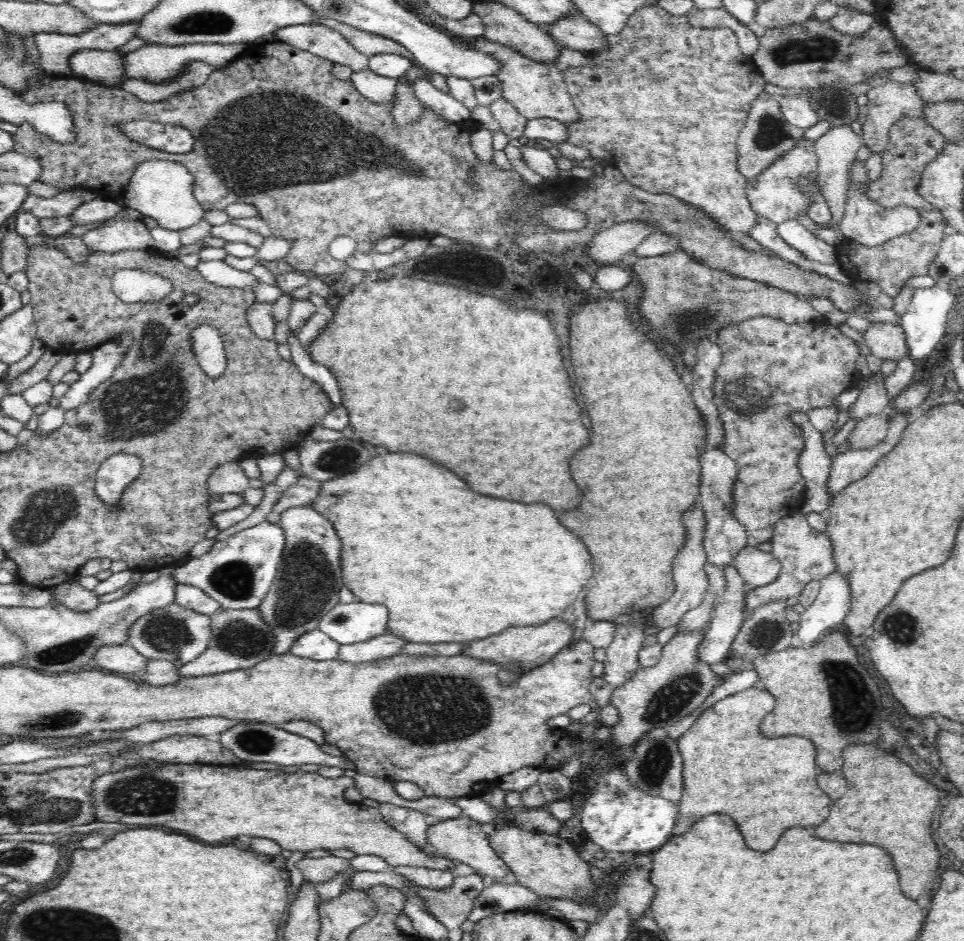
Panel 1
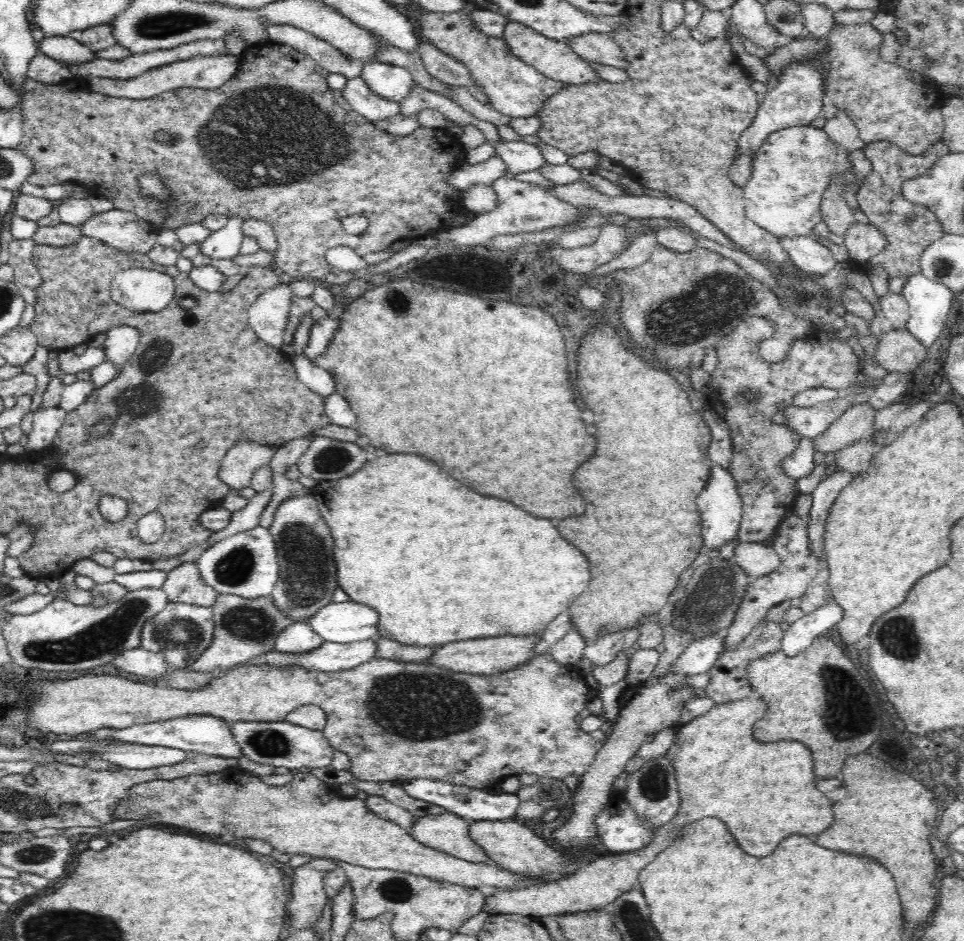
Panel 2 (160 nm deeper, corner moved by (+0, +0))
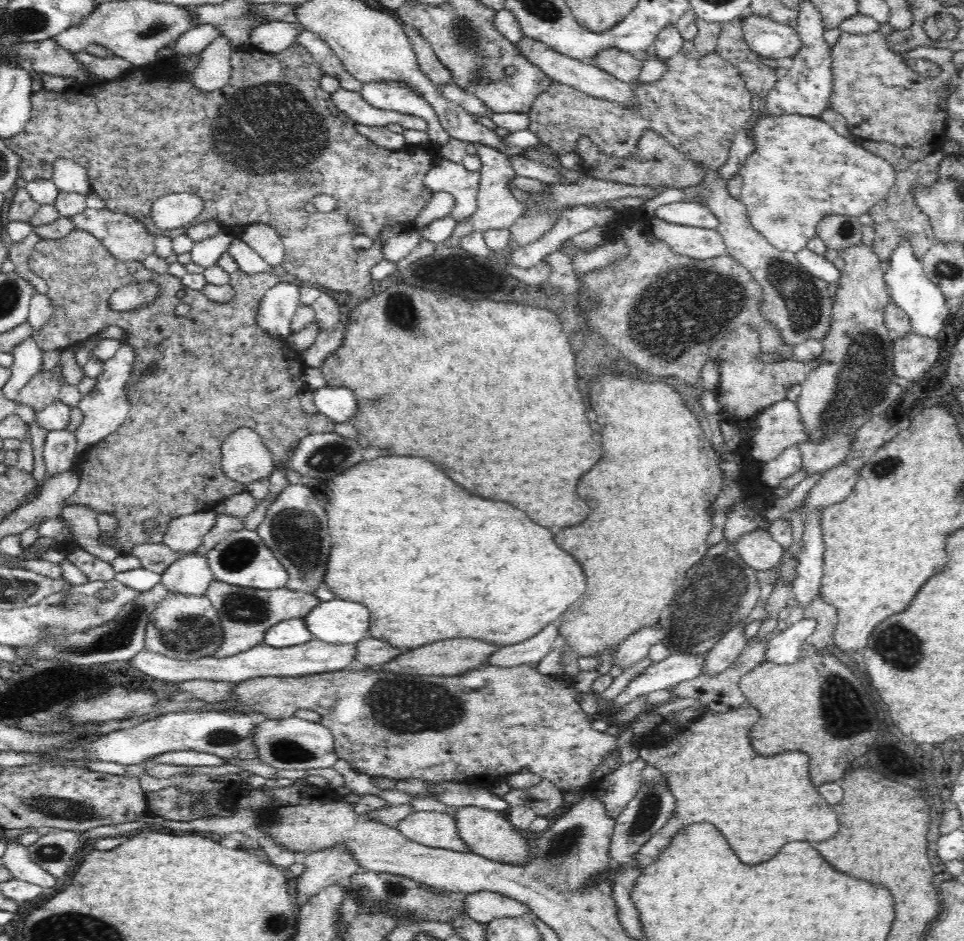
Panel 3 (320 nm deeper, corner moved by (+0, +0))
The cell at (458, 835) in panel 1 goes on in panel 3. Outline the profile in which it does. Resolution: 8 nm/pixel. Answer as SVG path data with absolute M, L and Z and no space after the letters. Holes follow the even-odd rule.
M414 812L398 822L398 831L409 840L431 848L466 852L452 812Z

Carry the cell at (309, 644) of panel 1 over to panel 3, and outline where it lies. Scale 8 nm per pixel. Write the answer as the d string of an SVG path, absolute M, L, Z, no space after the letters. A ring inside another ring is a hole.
M291 618L274 624L264 635L264 643L272 648L293 647L313 639L303 618Z

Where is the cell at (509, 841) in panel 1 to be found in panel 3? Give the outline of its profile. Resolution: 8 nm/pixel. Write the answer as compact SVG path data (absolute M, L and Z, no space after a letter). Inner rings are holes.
M464 806L453 809L451 812L456 819L460 839L464 841L467 850L471 853L513 865L523 865L529 861L530 844L528 844L526 838L522 838L522 834L516 831L516 828L510 825L506 814L491 812L486 808L476 806Z

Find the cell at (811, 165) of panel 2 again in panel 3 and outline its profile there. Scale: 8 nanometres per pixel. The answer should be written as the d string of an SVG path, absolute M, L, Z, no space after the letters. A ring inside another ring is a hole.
M798 114L778 115L760 115L758 122L754 124L754 128L749 131L749 135L754 139L756 148L752 154L748 155L746 164L739 170L739 175L742 177L743 187L741 190L741 201L747 210L747 215L752 226L770 243L774 245L780 252L791 252L798 254L802 248L806 247L808 240L817 236L817 226L820 220L830 216L830 214L839 214L840 216L848 215L858 217L860 214L868 213L868 210L879 203L880 200L888 198L888 192L896 182L896 171L894 167L878 155L868 151L862 147L860 142L852 141L842 133L836 131L830 124L823 122L820 117L802 116Z

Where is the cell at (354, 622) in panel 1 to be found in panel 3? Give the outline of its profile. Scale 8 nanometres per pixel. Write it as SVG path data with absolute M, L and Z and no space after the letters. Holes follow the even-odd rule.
M351 600L321 601L303 621L314 639L328 644L355 644L368 636L370 613Z

